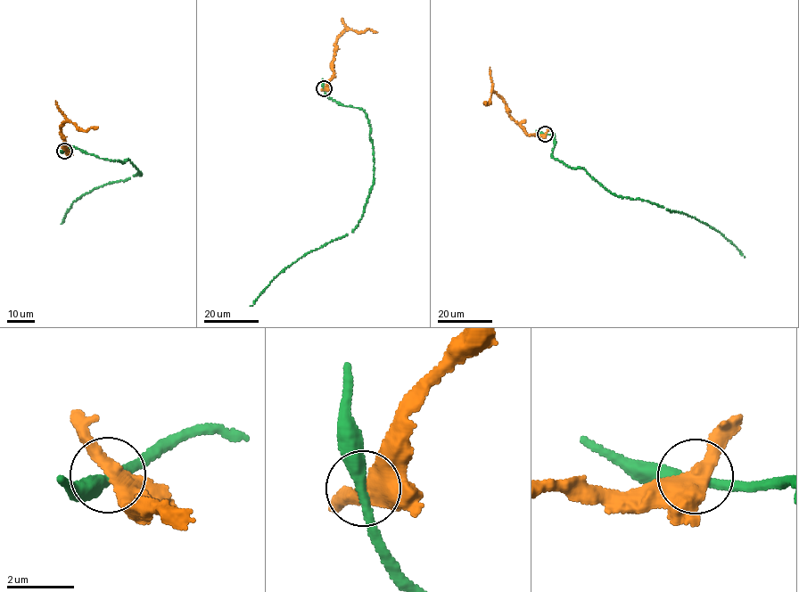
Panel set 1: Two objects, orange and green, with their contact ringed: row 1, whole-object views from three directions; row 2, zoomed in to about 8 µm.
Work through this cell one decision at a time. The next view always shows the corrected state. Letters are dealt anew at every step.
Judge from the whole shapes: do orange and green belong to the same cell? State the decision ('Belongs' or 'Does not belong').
Does not belong

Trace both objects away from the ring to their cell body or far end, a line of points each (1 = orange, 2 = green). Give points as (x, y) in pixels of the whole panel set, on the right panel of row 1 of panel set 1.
1: (545, 134), (527, 135), (510, 116), (504, 100), (492, 92), (486, 103)
2: (545, 134), (553, 135), (551, 154), (563, 164), (585, 169), (615, 194), (693, 217), (719, 232), (745, 258)

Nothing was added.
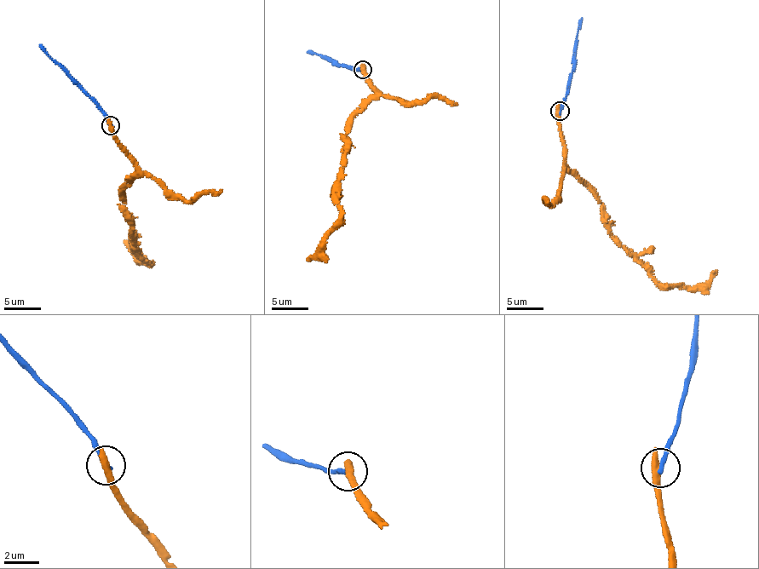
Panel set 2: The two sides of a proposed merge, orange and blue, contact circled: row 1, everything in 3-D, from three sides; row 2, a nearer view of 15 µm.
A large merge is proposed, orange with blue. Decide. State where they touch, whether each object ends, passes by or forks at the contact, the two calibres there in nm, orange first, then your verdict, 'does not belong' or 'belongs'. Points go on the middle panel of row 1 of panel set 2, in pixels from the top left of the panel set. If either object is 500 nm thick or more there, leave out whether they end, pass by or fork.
at (362, 69); 550 nm thick on the orange side, 280 nm on the other; does not belong

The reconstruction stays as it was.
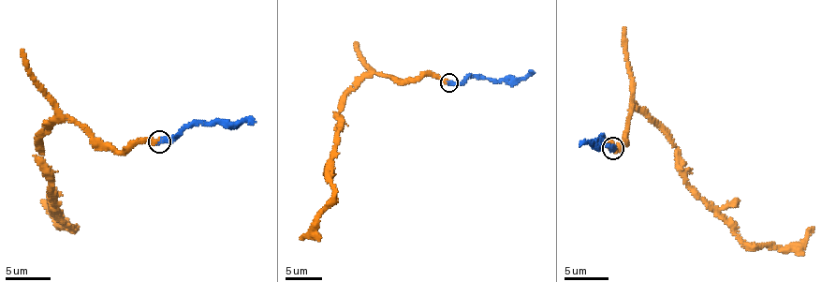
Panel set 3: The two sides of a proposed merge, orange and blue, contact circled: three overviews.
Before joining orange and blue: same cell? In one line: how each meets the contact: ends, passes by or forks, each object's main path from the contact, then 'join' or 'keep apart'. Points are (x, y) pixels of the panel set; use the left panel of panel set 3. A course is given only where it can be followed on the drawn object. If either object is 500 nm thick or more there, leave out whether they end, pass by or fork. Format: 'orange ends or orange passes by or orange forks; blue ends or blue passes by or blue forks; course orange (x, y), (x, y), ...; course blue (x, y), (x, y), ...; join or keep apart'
orange ends; blue ends; course orange (159, 141), (112, 151), (60, 119), (41, 138), (39, 164), (60, 220), (70, 228), (55, 222), (41, 200); course blue (159, 141), (170, 142), (184, 129), (214, 121), (256, 122); join

